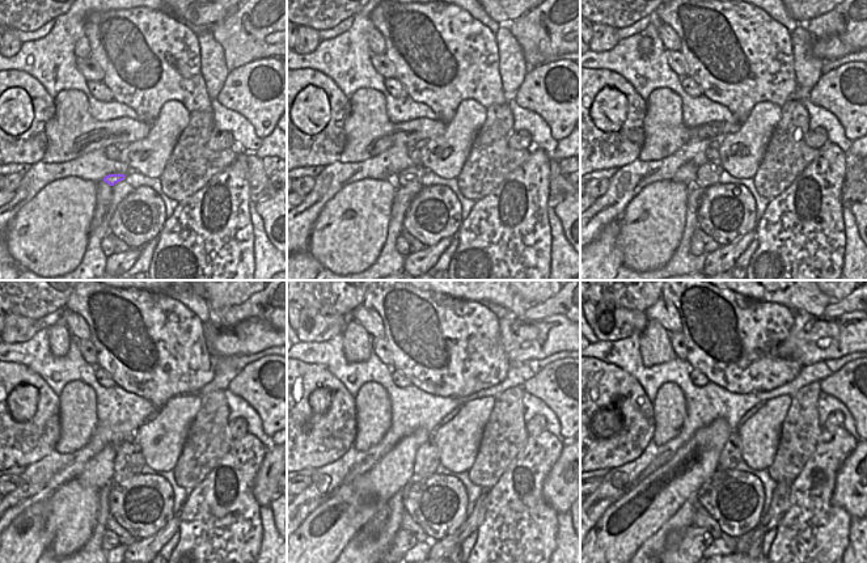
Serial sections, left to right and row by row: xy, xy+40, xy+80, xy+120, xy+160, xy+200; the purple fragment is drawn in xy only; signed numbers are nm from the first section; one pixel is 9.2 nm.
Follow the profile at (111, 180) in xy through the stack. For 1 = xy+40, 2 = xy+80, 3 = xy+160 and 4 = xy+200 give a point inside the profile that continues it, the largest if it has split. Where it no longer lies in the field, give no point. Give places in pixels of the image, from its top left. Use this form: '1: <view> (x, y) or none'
1: xy+40 (413, 174)
2: xy+80 (707, 174)
3: xy+160 (427, 458)
4: xy+200 (731, 454)

